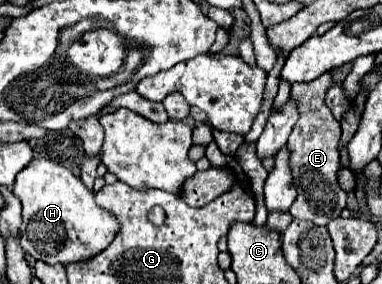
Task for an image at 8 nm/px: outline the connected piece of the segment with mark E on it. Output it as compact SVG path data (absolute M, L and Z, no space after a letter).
M326 71L312 83L294 83L290 99L298 107L298 123L292 129L288 151L290 151L290 171L294 187L298 191L296 203L290 207L294 219L312 221L316 225L326 225L330 219L338 217L346 207L346 193L338 187L336 173L340 169L338 141L340 141L340 123L334 119L332 111L324 103L326 91L334 85L334 71Z

